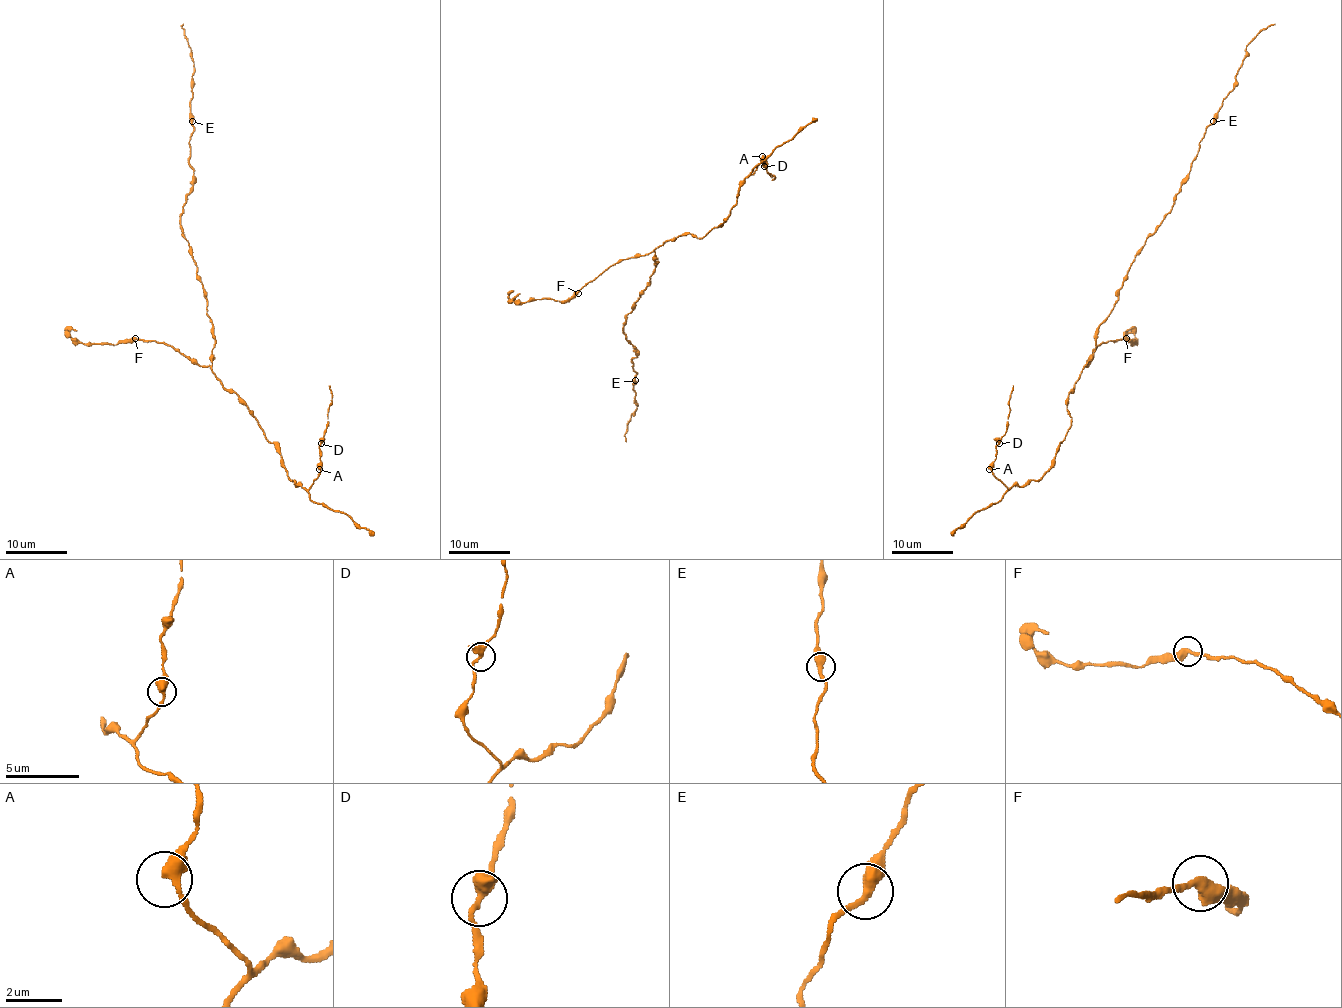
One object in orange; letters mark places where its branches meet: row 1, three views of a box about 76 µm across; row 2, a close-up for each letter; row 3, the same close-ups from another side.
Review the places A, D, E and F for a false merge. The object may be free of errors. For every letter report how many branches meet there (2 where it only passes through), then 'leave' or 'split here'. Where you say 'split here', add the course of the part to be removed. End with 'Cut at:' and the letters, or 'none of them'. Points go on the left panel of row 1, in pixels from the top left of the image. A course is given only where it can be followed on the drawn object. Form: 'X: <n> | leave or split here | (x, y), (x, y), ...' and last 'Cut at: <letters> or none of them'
A: 2 | leave
D: 2 | leave
E: 2 | leave
F: 2 | leave
Cut at: none of them

